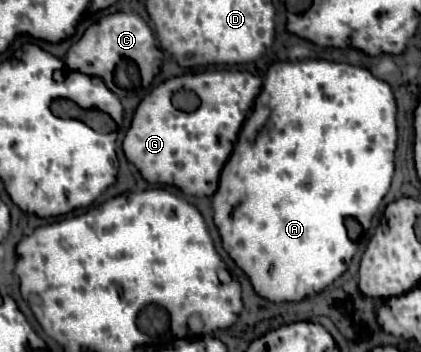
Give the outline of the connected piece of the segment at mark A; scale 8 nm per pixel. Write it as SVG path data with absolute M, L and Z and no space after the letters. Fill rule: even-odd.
M323 59L303 60L295 64L277 62L269 68L263 88L259 96L255 98L255 112L251 112L251 116L247 118L247 124L243 124L239 132L239 140L235 142L235 148L221 172L219 188L213 196L213 222L219 230L221 244L225 252L231 256L231 260L247 274L253 290L261 298L267 298L271 302L299 302L321 292L347 270L347 264L351 262L358 245L347 238L343 220L345 218L359 220L365 232L368 232L372 226L373 214L379 208L383 196L387 194L391 178L393 178L393 156L395 156L395 146L397 146L395 112L397 112L395 98L389 84L383 80L377 80L367 68L349 66L341 62L327 62ZM267 120L273 122L271 126L275 126L275 130L269 130L269 124L265 124Z

